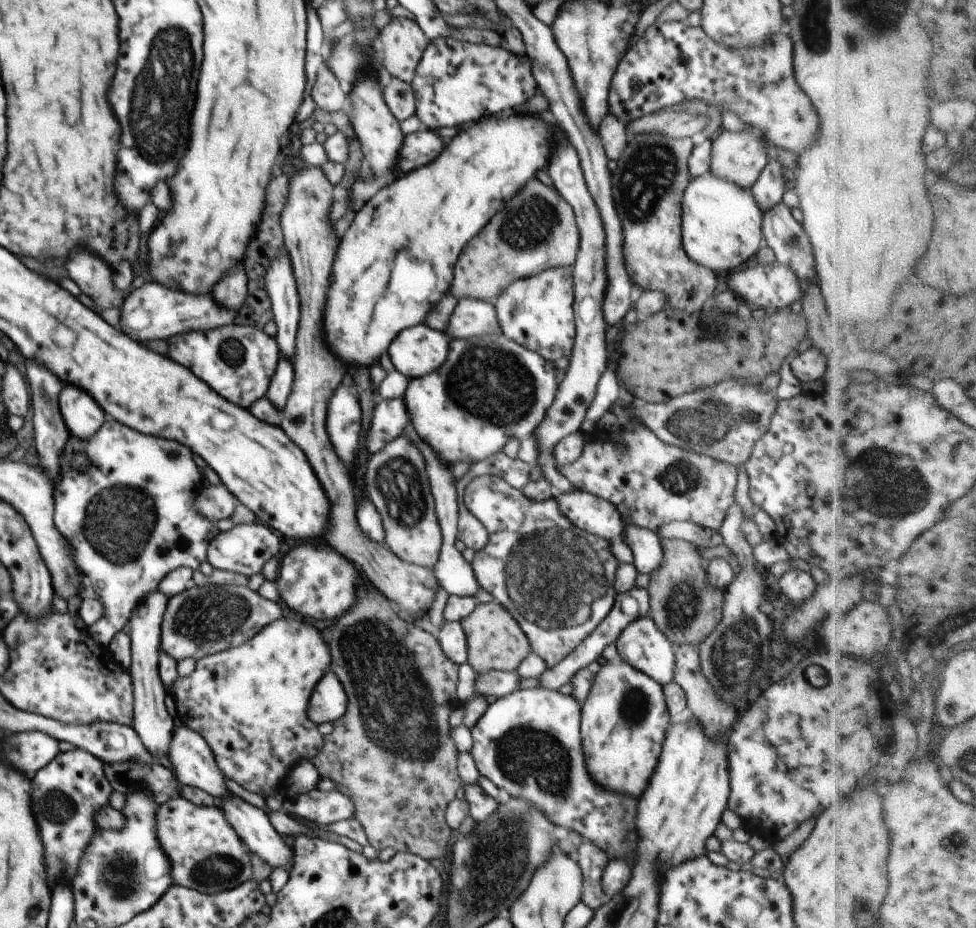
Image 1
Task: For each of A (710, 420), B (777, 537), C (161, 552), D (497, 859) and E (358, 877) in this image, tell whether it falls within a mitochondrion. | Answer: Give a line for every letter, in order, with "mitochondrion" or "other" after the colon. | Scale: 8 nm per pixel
A: mitochondrion
B: other
C: mitochondrion
D: mitochondrion
E: other

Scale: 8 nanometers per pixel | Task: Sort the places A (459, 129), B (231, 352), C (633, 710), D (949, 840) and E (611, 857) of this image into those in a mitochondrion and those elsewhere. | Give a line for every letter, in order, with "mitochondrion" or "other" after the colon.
A: other
B: mitochondrion
C: mitochondrion
D: mitochondrion
E: other

